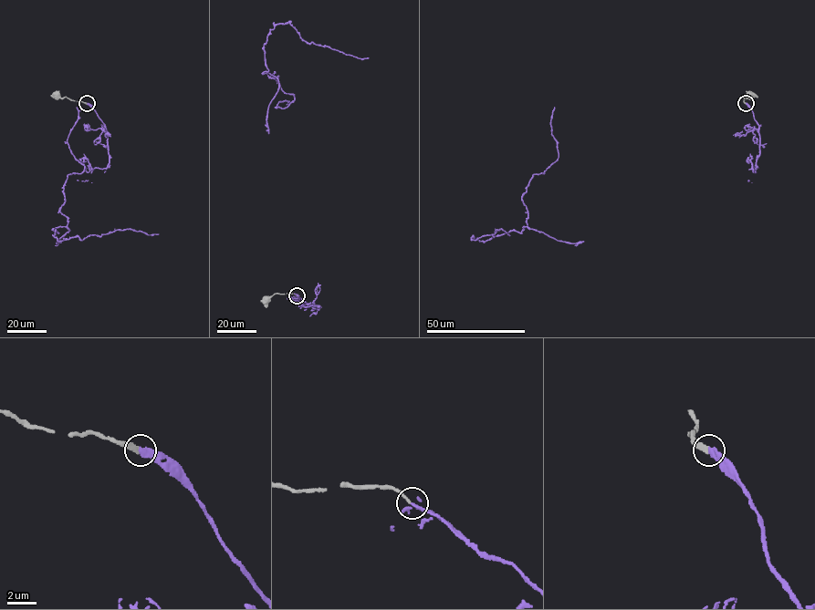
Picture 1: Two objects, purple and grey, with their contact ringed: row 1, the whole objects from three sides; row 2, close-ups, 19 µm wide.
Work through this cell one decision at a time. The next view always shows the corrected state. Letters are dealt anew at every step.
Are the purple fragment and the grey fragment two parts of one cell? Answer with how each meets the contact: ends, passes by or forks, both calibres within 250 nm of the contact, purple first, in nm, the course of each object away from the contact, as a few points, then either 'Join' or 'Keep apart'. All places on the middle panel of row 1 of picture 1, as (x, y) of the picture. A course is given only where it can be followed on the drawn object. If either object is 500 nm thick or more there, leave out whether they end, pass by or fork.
At the ring purple ends. At the ring grey ends. Thickness 280 nm (purple) against 240 nm. Course of purple: (297, 295), (315, 308), (318, 284), (284, 108), (294, 96), (275, 71), (277, 91), (266, 120), (316, 304). Course of grey: (296, 295), (276, 294), (266, 298). Join

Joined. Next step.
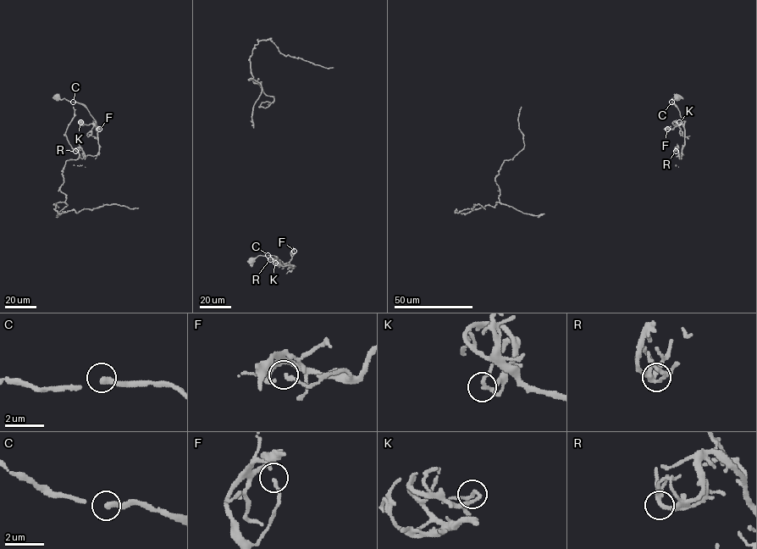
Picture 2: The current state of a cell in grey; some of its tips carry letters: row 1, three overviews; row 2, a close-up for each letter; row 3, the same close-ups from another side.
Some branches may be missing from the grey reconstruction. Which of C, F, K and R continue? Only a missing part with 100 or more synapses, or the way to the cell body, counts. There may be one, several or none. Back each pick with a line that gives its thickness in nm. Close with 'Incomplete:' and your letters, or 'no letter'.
Incomplete: no letter

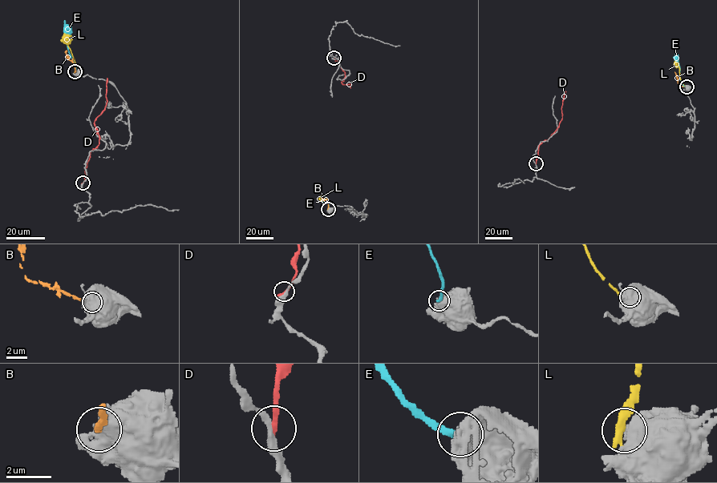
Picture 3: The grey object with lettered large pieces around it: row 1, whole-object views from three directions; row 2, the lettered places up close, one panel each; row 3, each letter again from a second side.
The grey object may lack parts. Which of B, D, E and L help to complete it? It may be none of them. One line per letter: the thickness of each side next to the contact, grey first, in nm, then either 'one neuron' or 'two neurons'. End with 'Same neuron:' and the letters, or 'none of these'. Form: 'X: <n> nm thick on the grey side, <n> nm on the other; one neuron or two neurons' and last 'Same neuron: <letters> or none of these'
B: 900 nm thick on the grey side, 240 nm on the other; two neurons
D: 300 nm thick on the grey side, 300 nm on the other; two neurons
E: 900 nm thick on the grey side, 320 nm on the other; two neurons
L: 950 nm thick on the grey side, 360 nm on the other; two neurons
Same neuron: none of these

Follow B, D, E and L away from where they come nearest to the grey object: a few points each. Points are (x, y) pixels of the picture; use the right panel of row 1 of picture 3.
B: (686, 87), (678, 84), (674, 72)
D: (536, 163), (539, 145), (555, 130), (562, 118), (565, 90)
E: (686, 86), (679, 78), (675, 51)
L: (686, 86), (682, 82), (678, 65), (674, 60)

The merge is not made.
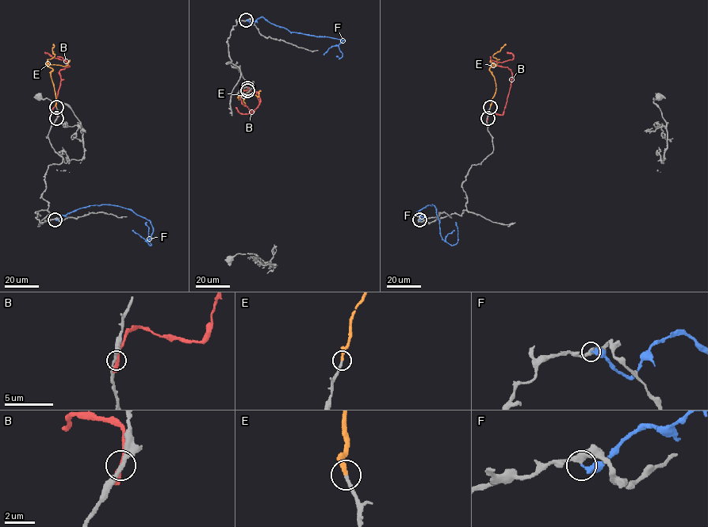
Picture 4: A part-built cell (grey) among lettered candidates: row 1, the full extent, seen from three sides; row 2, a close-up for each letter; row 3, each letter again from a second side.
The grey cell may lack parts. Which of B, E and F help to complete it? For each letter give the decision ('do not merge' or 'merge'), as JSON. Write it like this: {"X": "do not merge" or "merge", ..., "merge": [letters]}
{"B": "do not merge", "E": "merge", "F": "do not merge", "merge": ["E"]}

